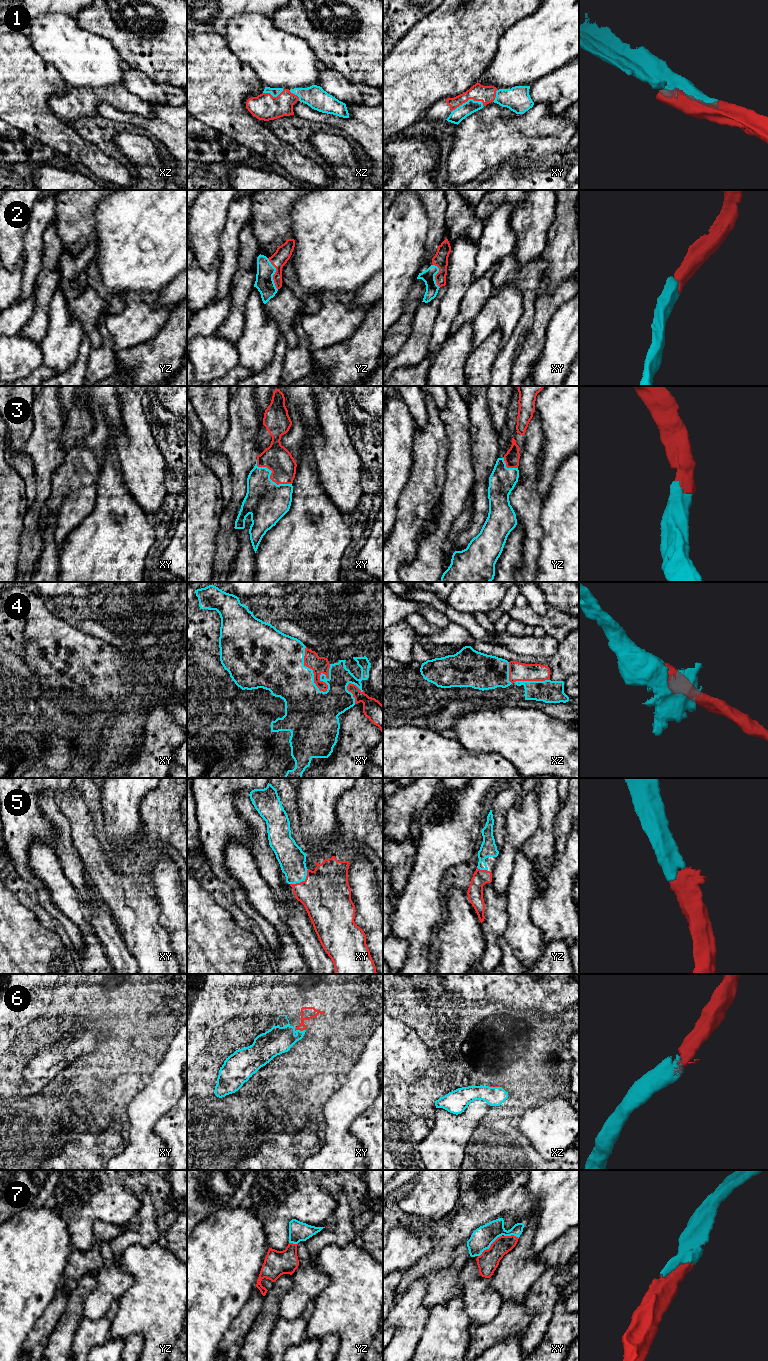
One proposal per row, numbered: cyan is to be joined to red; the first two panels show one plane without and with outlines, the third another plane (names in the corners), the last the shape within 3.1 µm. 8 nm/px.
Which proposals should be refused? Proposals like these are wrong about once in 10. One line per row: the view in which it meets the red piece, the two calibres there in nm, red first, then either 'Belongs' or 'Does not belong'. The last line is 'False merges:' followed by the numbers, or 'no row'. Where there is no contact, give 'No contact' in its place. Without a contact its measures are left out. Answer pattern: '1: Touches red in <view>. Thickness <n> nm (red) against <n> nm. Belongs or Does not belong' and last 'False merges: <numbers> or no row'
1: Touches red in xy. Thickness 140 nm (red) against 110 nm. Belongs
2: Touches red in yz. Thickness 130 nm (red) against 150 nm. Belongs
3: Touches red in xy. Thickness 220 nm (red) against 320 nm. Belongs
4: Touches red in xy. Thickness 130 nm (red) against 380 nm. Belongs
5: Touches red in xy. Thickness 400 nm (red) against 220 nm. Belongs
6: Touches red in xy. Thickness 100 nm (red) against 220 nm. Belongs
7: Touches red in xy. Thickness 170 nm (red) against 180 nm. Belongs
False merges: no row

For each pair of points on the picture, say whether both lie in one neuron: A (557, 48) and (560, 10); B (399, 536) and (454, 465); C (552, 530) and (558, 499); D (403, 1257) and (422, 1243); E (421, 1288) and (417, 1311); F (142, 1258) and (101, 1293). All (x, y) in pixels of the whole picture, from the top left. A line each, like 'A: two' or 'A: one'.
A: one
B: two
C: one
D: one
E: one
F: two

